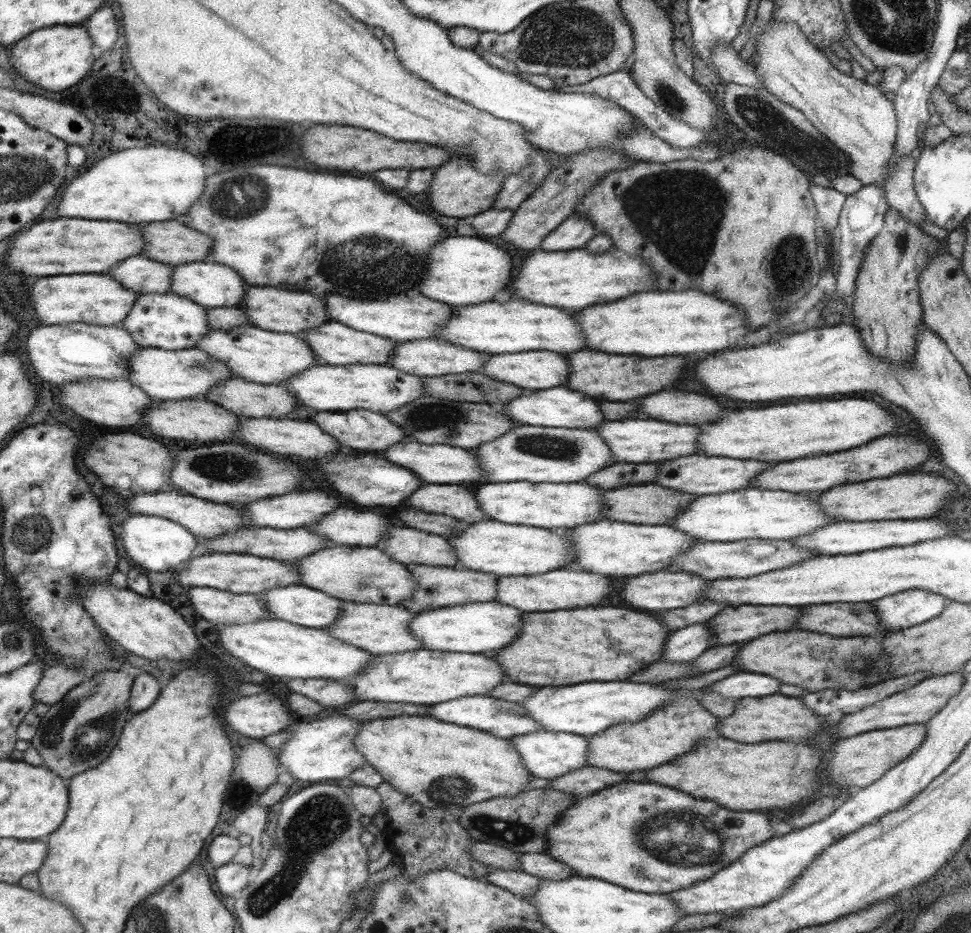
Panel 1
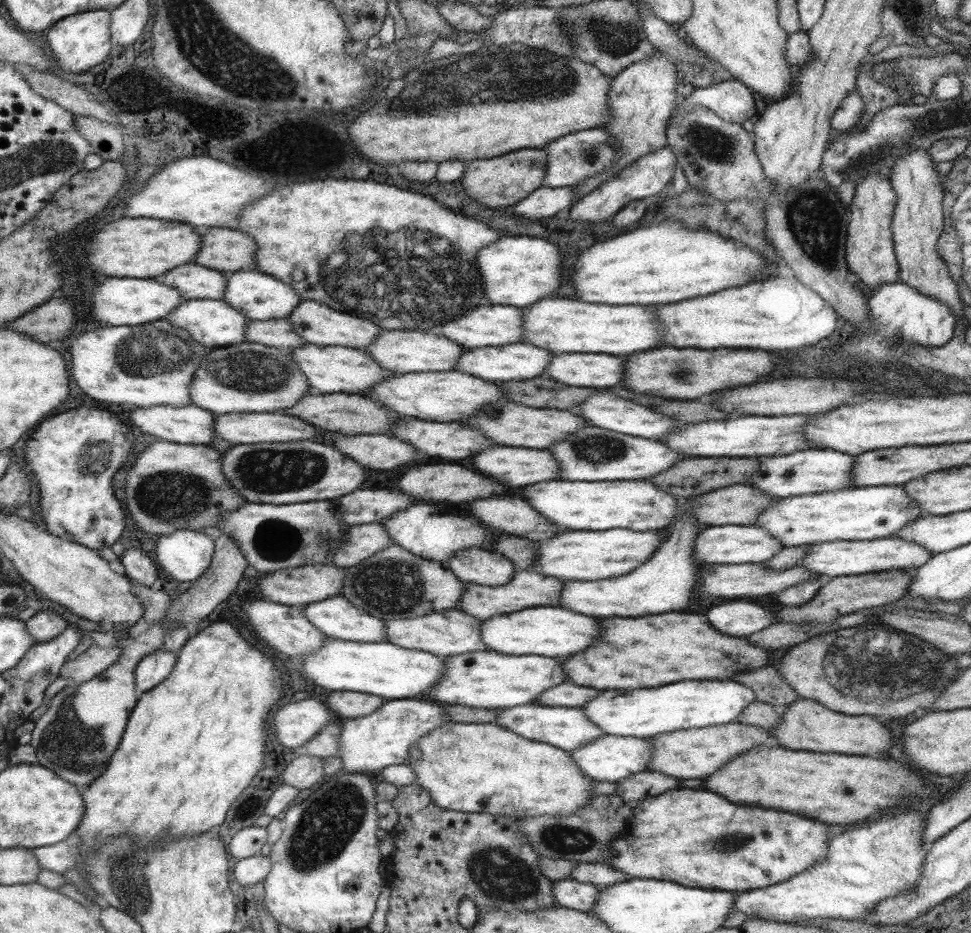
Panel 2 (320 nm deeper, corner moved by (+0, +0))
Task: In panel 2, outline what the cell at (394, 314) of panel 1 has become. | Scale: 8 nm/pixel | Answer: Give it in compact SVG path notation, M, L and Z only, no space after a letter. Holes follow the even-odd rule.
M509 305L477 306L471 312L466 312L447 324L437 326L434 332L436 335L451 339L467 350L515 344L524 338L524 312Z

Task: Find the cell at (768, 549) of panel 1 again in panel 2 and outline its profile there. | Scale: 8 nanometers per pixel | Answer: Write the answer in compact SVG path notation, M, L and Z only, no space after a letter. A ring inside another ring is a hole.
M893 537L875 540L836 540L821 544L813 544L802 558L801 565L807 570L819 573L820 576L830 577L860 575L865 573L882 573L885 571L906 570L912 572L923 566L932 556L924 546L915 541L895 539Z

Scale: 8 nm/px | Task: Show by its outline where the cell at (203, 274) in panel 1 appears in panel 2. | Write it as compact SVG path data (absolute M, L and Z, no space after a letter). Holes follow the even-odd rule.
M255 270L250 272L238 271L227 275L227 291L222 298L227 304L237 309L237 312L248 317L249 321L271 320L277 318L287 318L292 314L293 309L300 303L300 296L293 292L283 281L276 280L275 277L267 276Z

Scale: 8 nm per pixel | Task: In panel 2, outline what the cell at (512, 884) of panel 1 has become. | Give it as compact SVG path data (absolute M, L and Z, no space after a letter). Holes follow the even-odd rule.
M573 879L554 881L552 895L563 908L589 913L597 900L598 886Z

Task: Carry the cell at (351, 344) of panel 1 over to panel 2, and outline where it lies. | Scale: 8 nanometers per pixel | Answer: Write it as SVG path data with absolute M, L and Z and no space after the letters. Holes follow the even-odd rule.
M382 330L380 335L364 349L381 368L395 374L413 372L445 372L456 367L456 362L467 349L435 332Z

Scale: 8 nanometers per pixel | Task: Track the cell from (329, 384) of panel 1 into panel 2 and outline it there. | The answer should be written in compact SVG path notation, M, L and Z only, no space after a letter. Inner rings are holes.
M455 369L445 372L413 372L388 376L363 395L379 401L384 407L396 412L399 417L411 416L417 420L454 422L481 411L486 404L495 404L504 398L504 392L499 384Z

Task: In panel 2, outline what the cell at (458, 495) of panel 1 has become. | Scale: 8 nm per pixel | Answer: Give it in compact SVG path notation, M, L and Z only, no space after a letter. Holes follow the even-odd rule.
M509 494L499 497L489 497L487 500L474 499L469 504L469 512L483 524L494 528L500 533L507 533L516 537L527 538L529 540L541 542L549 540L552 536L559 534L565 529L553 521L547 520L540 512L537 512L532 505L527 504L521 496L511 496Z

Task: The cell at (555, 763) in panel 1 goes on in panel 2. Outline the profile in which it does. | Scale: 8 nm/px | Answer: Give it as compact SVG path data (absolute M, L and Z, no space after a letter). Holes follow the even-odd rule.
M603 735L595 741L572 751L572 761L590 778L597 782L619 782L638 772L649 770L649 751L651 744L648 739Z

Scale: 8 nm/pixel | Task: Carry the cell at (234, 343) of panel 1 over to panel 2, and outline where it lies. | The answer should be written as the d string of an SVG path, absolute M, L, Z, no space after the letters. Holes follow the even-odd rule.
M306 343L301 348L291 350L296 365L304 373L309 386L316 394L345 393L363 395L372 386L383 382L391 373L381 368L364 349L354 349L339 346L323 347Z

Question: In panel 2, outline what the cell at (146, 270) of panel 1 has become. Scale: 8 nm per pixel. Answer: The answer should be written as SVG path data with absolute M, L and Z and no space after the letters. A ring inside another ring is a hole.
M185 264L154 278L176 288L184 300L222 300L227 291L227 275L203 265Z

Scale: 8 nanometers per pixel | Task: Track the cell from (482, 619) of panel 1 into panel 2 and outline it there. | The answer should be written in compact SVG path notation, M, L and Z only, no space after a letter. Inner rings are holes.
M534 607L507 615L493 616L481 622L480 638L485 651L503 655L537 655L549 658L573 656L583 652L597 638L597 618L575 614L561 607Z

